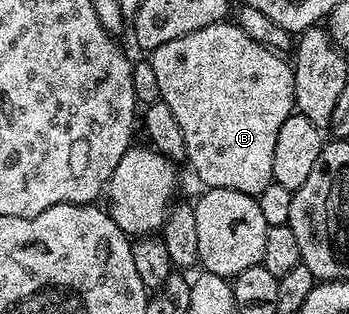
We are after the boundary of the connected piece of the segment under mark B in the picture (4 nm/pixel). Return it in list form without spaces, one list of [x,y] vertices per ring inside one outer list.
[[[223,22],[204,26],[204,30],[192,30],[192,34],[184,34],[180,38],[172,38],[172,42],[164,42],[164,46],[153,49],[148,59],[152,70],[156,70],[156,82],[160,86],[163,102],[176,114],[176,122],[180,122],[180,130],[184,134],[186,160],[194,167],[198,180],[206,188],[223,188],[224,190],[240,190],[240,194],[248,194],[257,198],[273,181],[272,154],[276,150],[276,134],[280,134],[280,126],[295,111],[294,107],[294,69],[285,55],[265,48],[260,42],[248,38],[244,30],[234,22]]]

